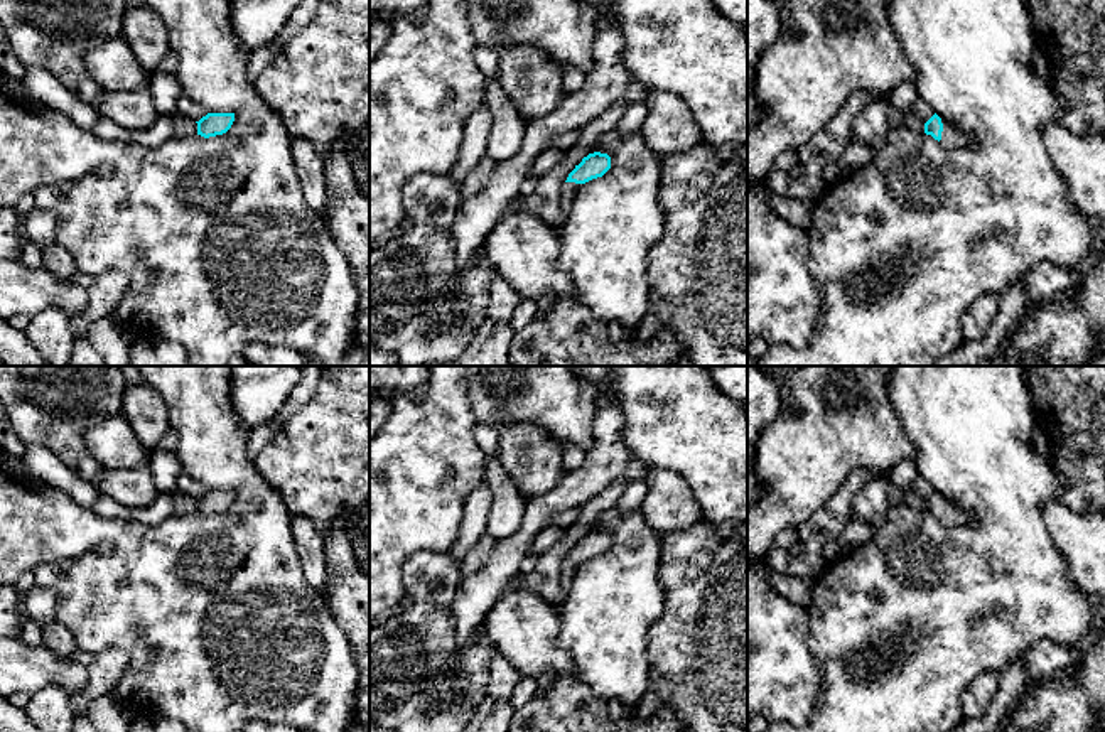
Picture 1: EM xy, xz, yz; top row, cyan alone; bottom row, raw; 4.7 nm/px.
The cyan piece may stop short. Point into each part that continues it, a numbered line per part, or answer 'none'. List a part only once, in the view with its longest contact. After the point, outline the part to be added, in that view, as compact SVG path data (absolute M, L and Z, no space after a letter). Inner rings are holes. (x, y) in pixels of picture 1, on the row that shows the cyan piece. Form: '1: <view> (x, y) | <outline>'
1: yz (952, 137) | M941 120L943 132L940 143L946 148L963 147L972 142L972 137L965 135L960 128L953 126L946 120Z

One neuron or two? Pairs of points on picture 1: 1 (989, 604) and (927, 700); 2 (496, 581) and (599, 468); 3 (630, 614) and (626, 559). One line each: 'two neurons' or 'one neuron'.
1: one neuron
2: one neuron
3: one neuron

